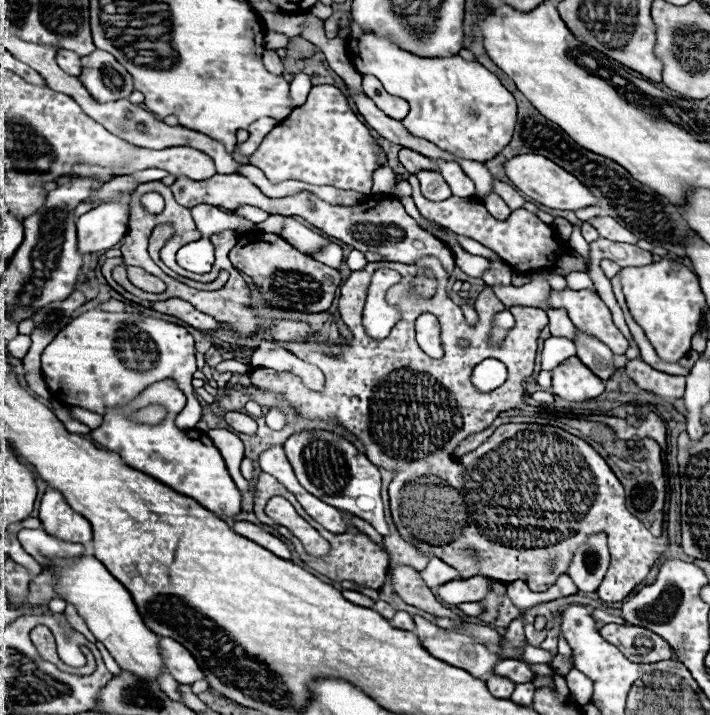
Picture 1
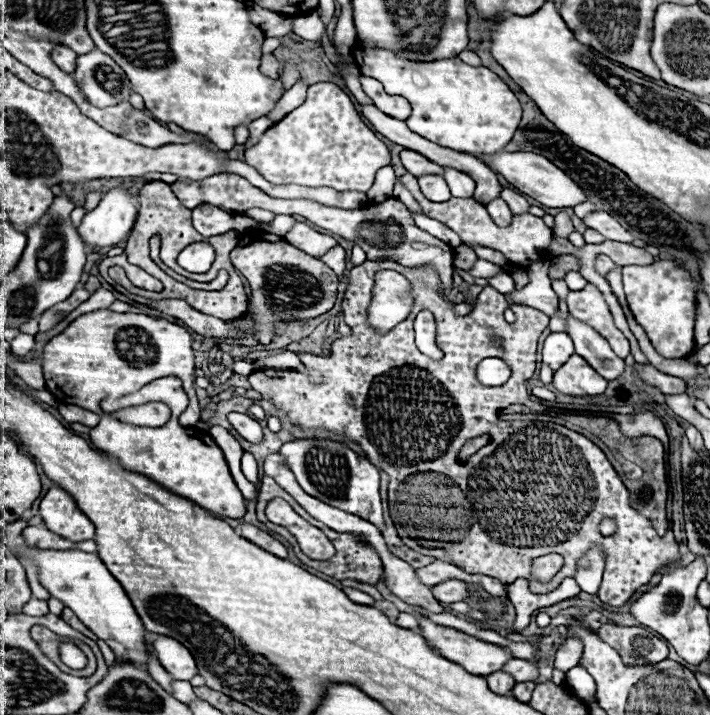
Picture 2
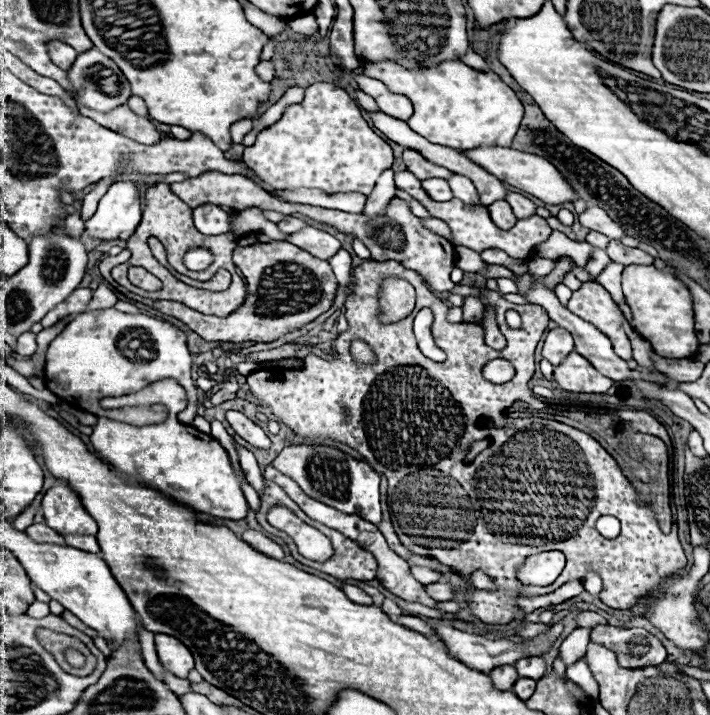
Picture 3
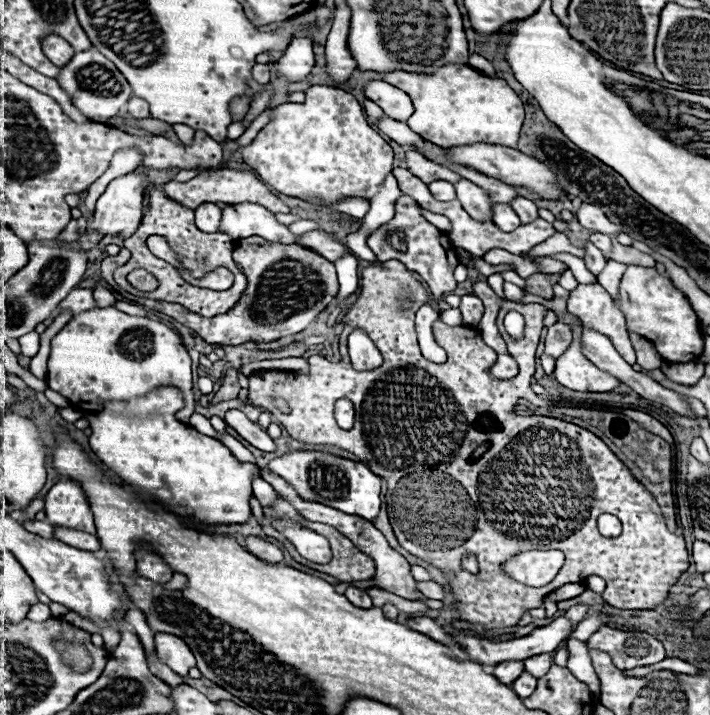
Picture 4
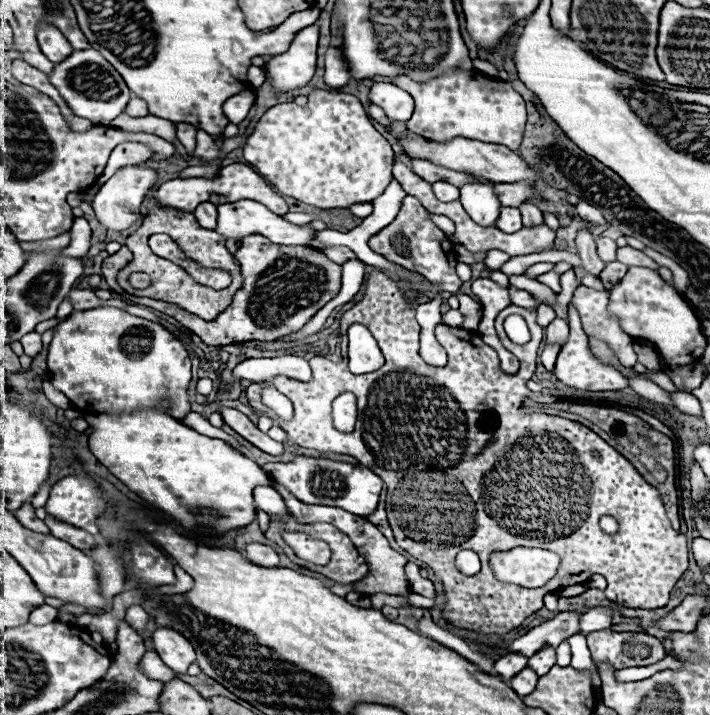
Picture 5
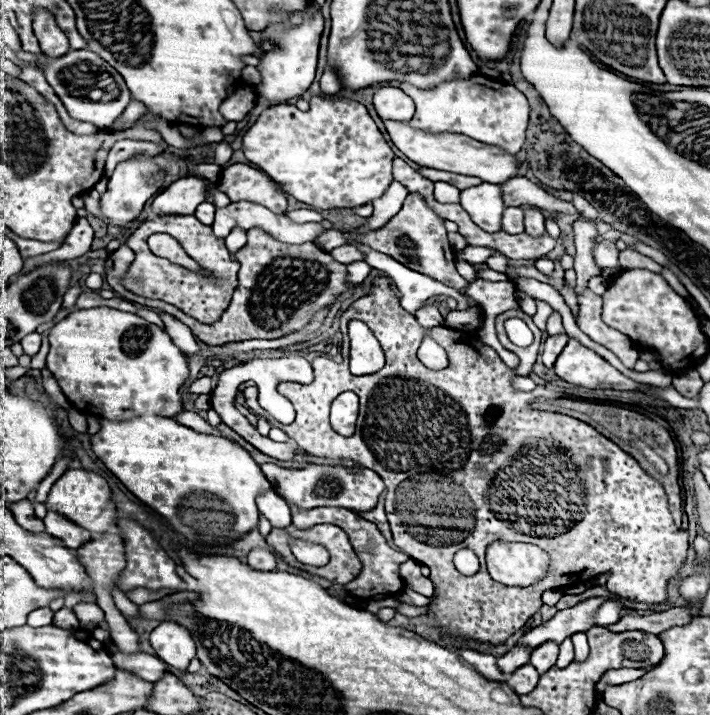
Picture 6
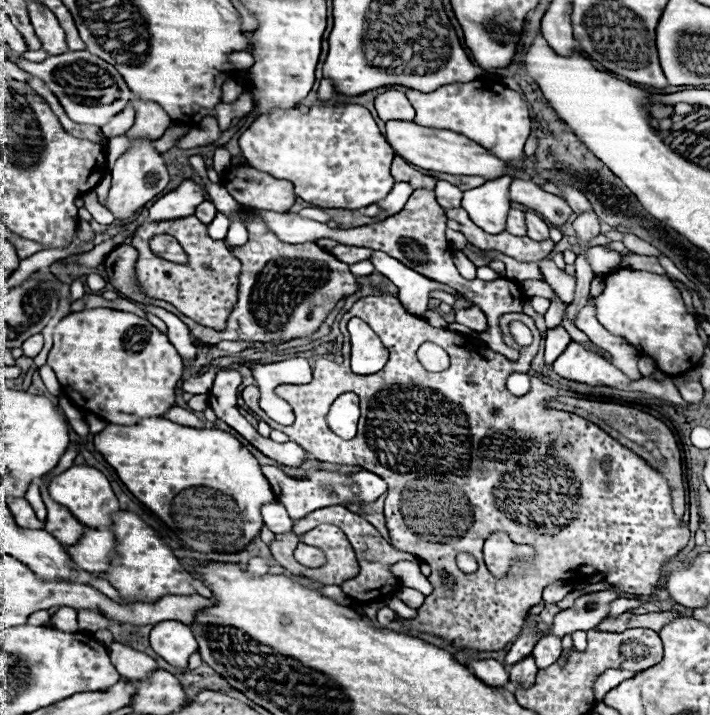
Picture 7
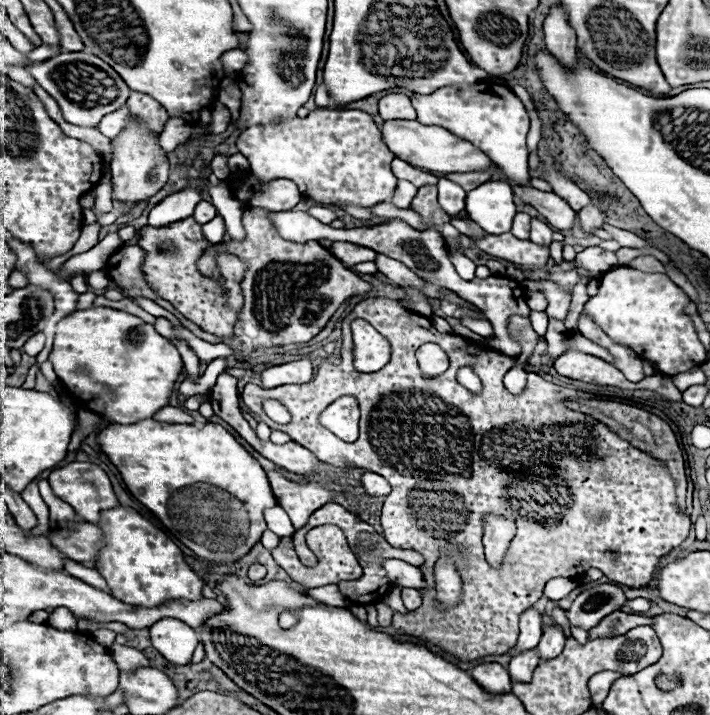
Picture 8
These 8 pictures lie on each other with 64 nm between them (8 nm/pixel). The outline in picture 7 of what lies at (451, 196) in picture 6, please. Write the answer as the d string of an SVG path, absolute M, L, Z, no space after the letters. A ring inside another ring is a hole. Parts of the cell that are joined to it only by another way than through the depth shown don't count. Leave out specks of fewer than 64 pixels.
M438 180L435 186L436 200L443 208L456 208L461 206L462 190L454 184Z

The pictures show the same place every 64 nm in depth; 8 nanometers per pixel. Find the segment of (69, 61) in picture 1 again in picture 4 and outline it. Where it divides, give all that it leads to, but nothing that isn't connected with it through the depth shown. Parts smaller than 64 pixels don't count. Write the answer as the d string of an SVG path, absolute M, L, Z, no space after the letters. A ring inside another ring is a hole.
M46 34L46 36L42 36L42 38L40 38L40 44L42 44L44 54L46 54L56 66L68 64L68 60L72 60L72 56L74 56L74 48L72 48L64 38L60 38L58 34Z

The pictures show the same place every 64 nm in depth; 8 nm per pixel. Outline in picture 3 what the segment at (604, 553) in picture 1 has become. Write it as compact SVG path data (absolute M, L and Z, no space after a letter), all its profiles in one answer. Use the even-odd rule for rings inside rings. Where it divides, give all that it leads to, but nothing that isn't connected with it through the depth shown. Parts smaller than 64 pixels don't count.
M588 572L588 576L584 576L580 582L582 582L584 588L586 588L590 594L594 594L594 596L602 592L602 580L600 580L600 576L598 576L596 572Z

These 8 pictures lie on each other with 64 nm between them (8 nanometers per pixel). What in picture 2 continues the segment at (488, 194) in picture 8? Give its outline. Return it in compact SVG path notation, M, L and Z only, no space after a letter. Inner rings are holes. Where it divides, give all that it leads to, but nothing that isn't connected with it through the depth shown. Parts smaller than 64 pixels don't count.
M444 168L444 170L446 170L444 178L450 186L452 196L456 196L456 198L472 198L474 196L474 182L468 176L464 176L462 172L456 172L454 168Z

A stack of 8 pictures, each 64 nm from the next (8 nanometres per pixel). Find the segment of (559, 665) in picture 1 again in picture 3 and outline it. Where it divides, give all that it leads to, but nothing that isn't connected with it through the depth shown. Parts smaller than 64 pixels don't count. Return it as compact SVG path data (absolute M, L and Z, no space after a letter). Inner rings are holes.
M576 628L572 634L566 636L566 640L560 646L560 658L564 664L572 664L578 658L584 656L586 646L590 642L590 628Z

